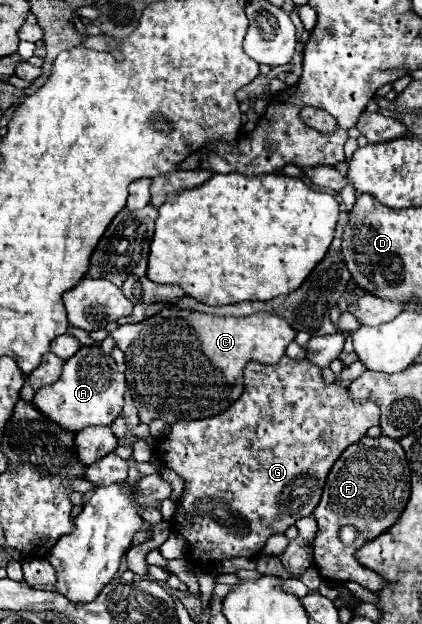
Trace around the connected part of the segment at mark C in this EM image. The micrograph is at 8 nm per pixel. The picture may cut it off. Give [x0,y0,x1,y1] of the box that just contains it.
[112,309,296,423]

